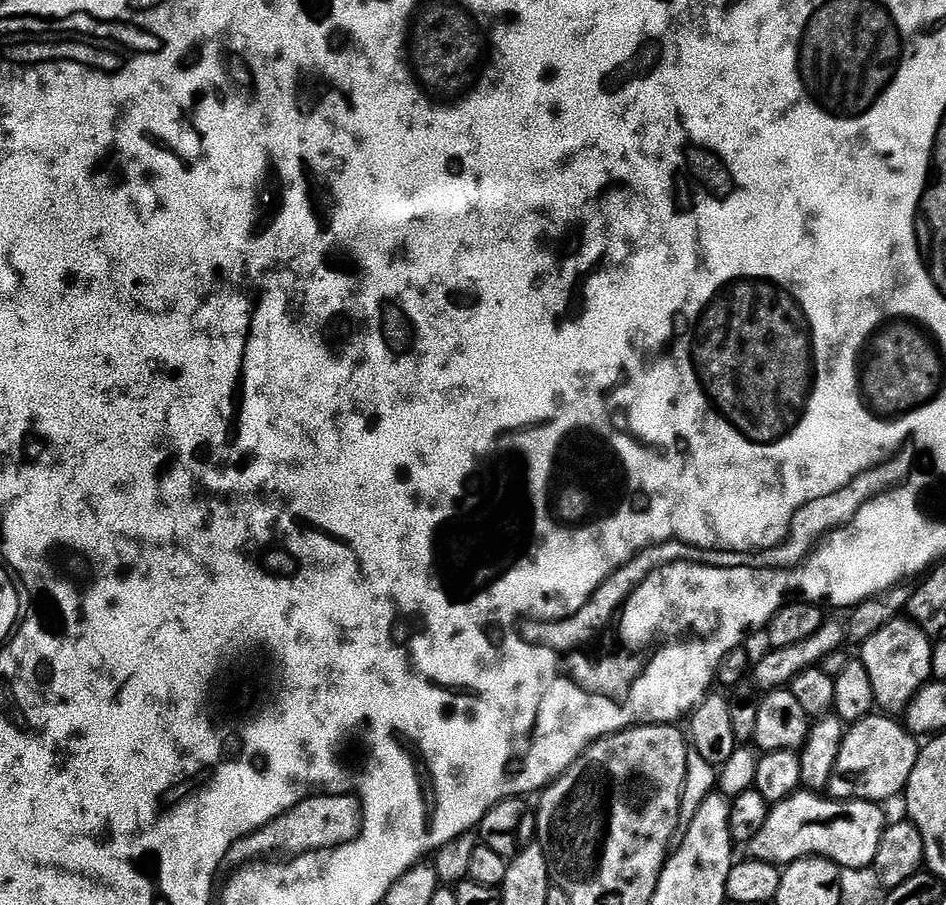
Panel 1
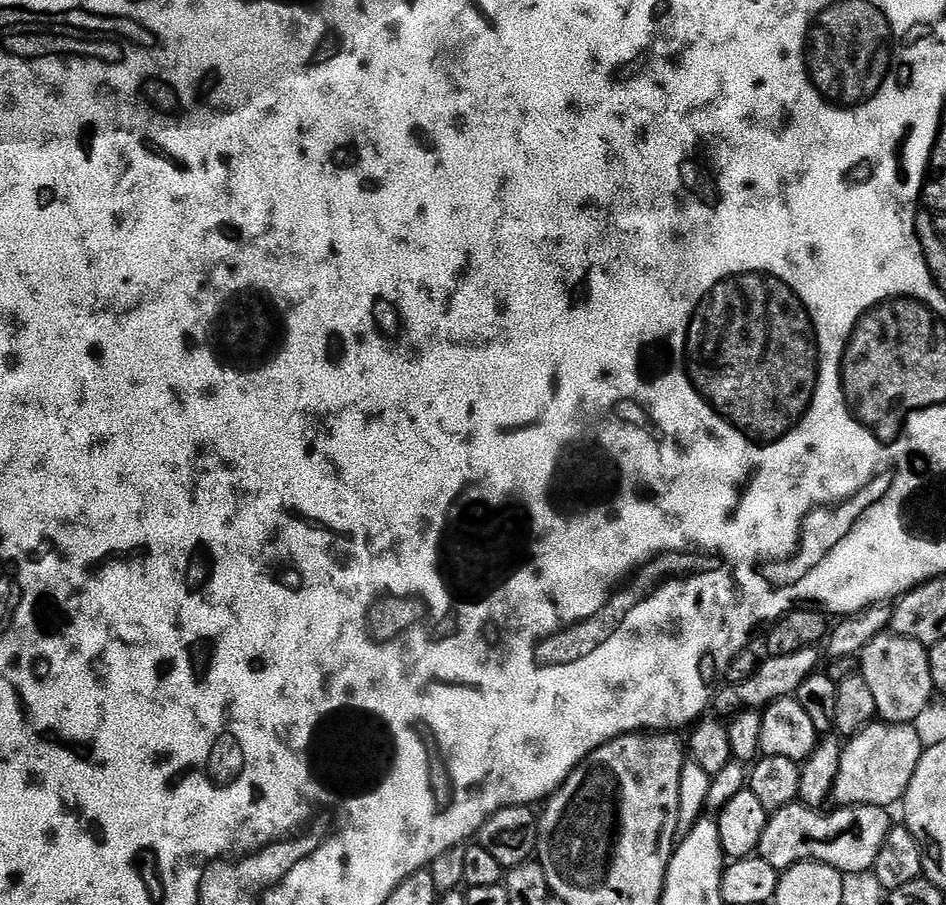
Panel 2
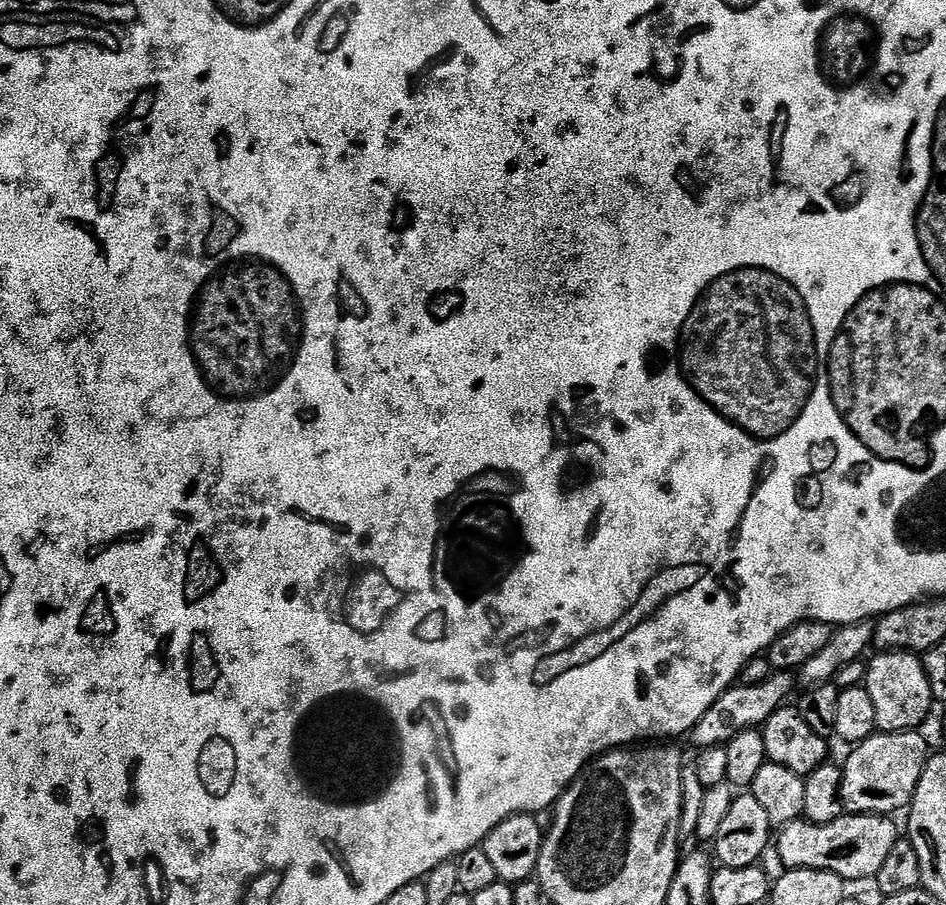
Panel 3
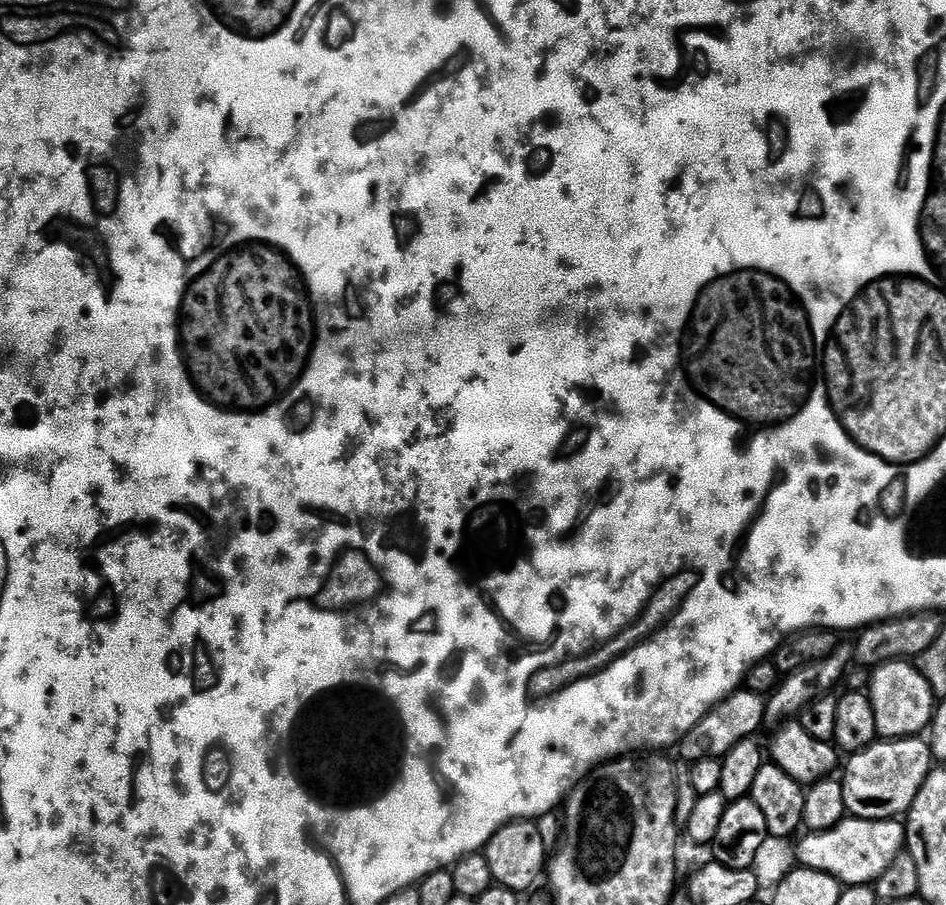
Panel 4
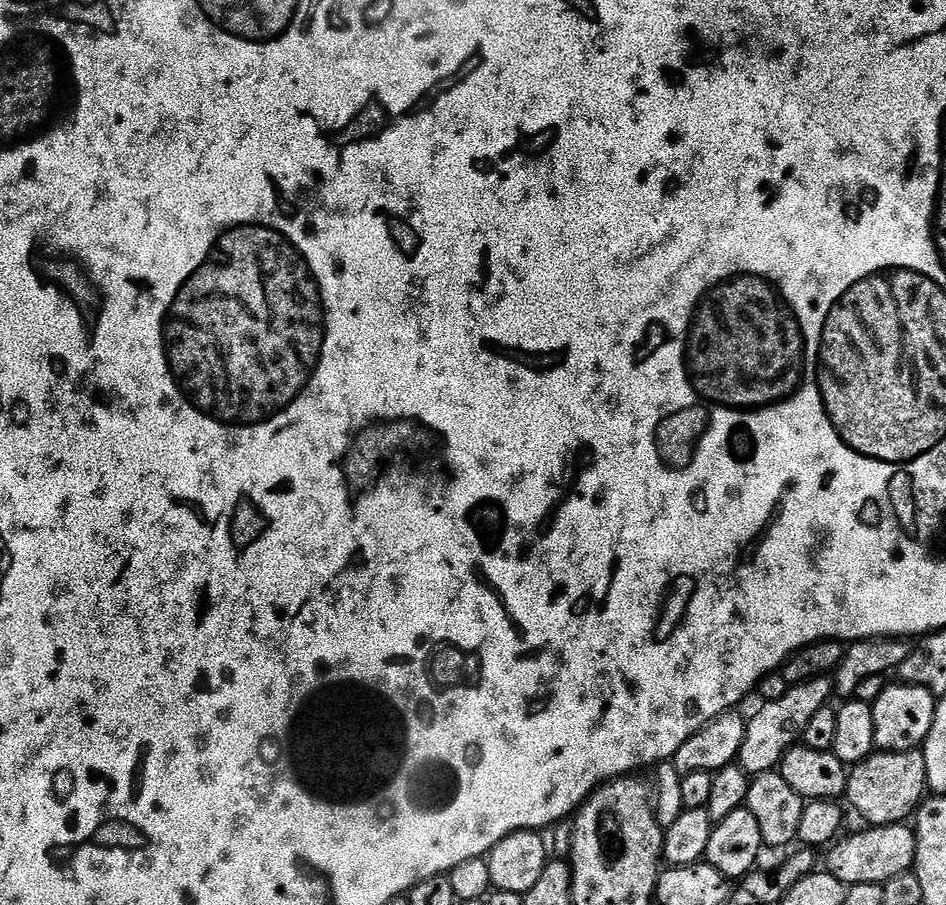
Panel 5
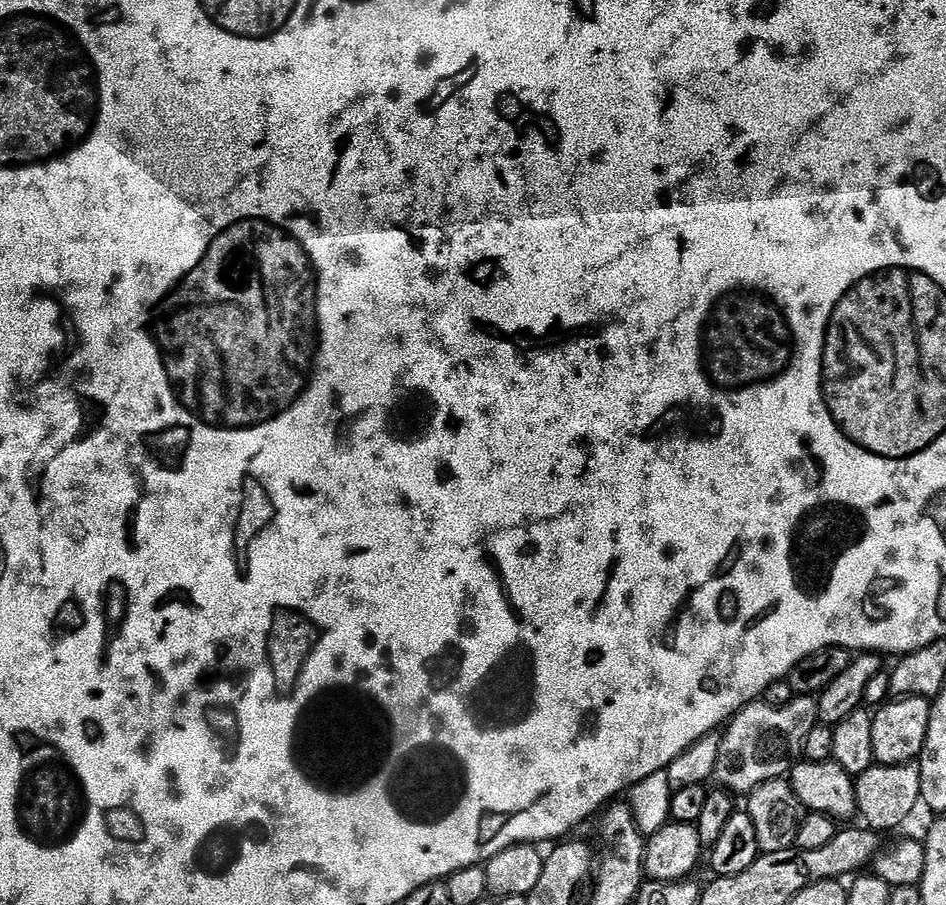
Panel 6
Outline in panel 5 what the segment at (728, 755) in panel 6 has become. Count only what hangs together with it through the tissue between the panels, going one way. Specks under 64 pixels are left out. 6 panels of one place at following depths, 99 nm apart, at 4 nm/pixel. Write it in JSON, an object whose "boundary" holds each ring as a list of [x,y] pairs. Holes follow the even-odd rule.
{"boundary":[[[831,675],[819,676],[801,684],[793,684],[778,702],[773,704],[761,703],[760,709],[753,716],[747,717],[746,738],[742,738],[742,750],[738,763],[745,772],[770,772],[779,769],[780,759],[789,748],[797,747],[798,741],[803,737],[806,725],[810,718],[814,718],[814,710],[829,707],[834,696],[834,680]]]}

